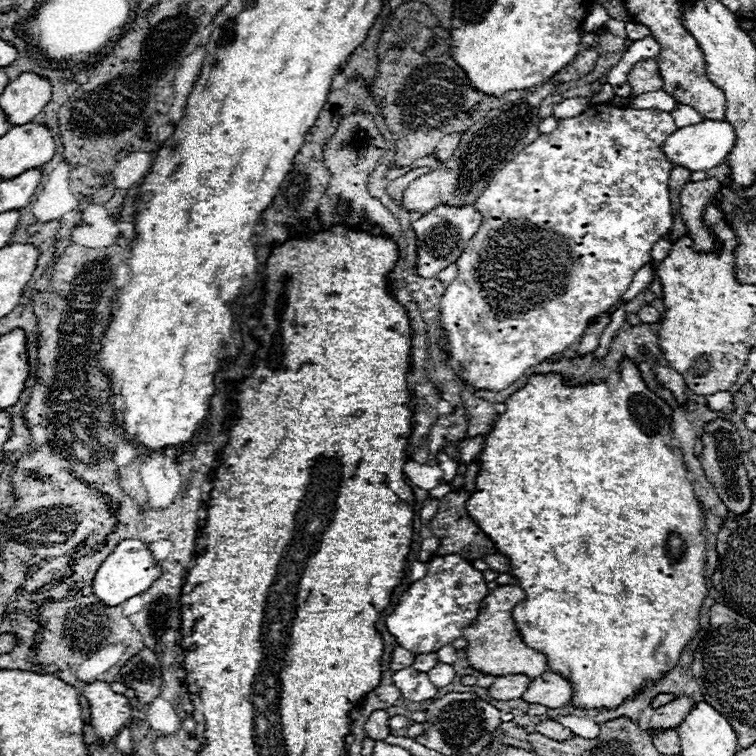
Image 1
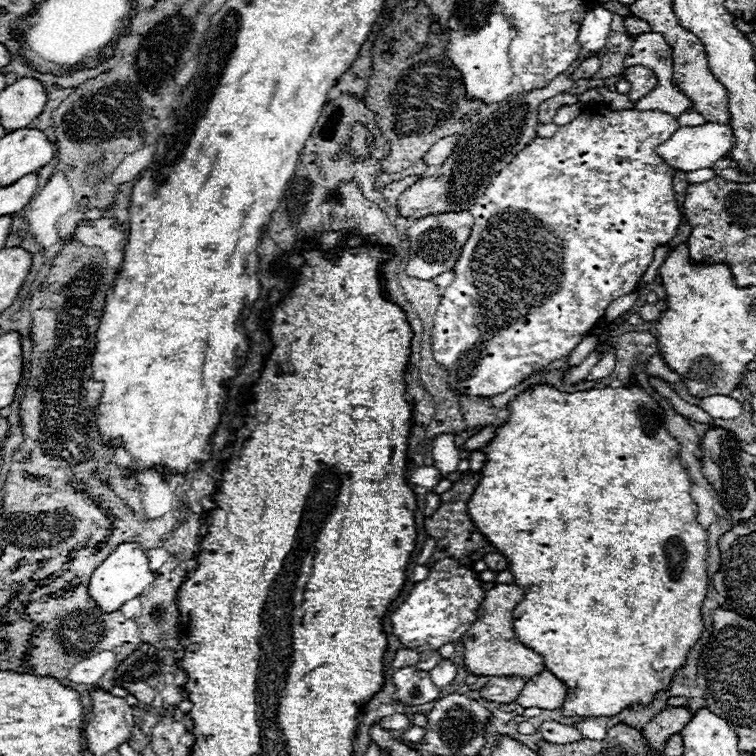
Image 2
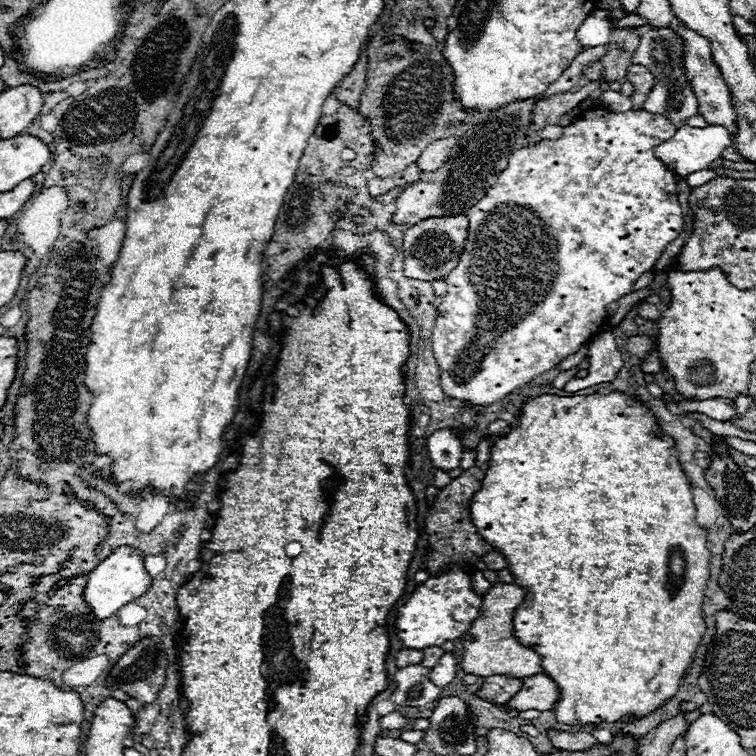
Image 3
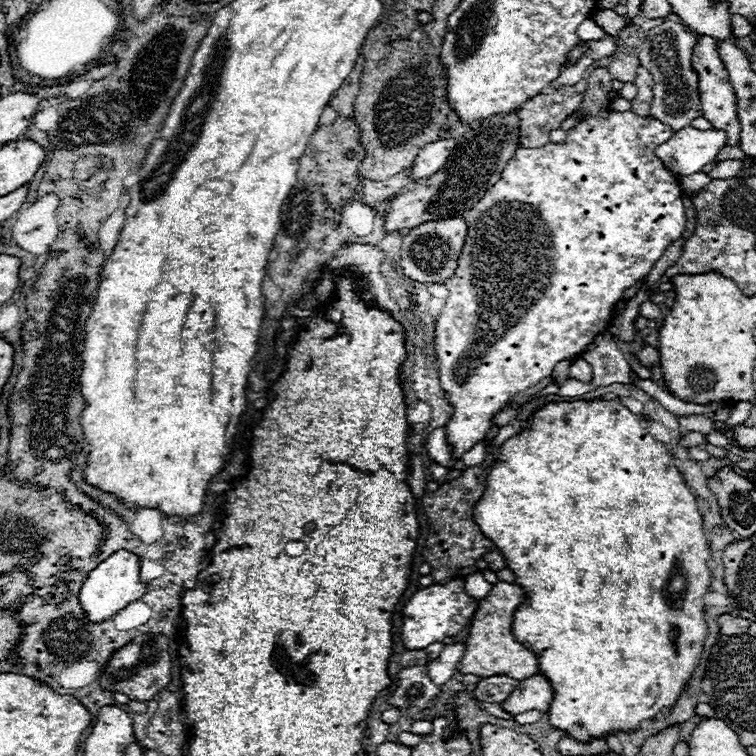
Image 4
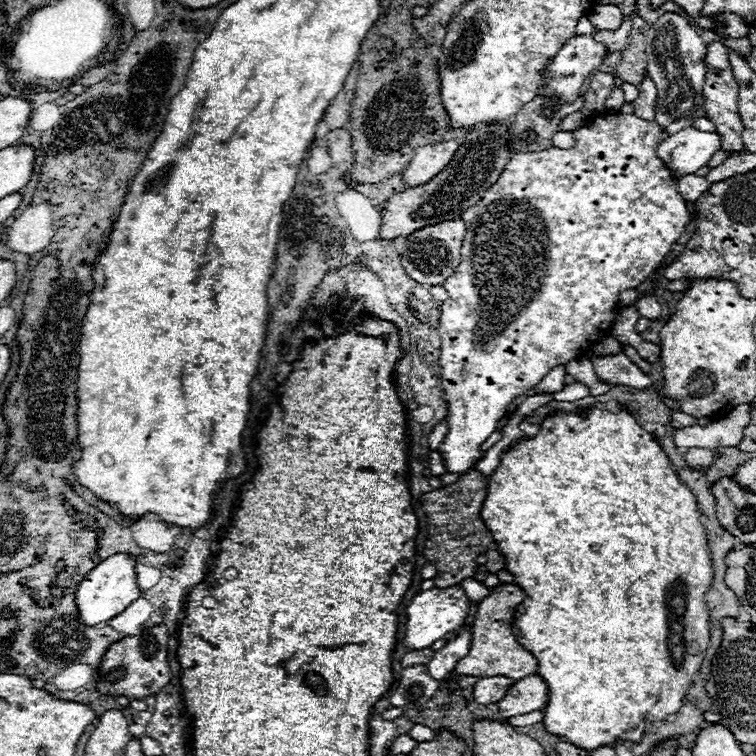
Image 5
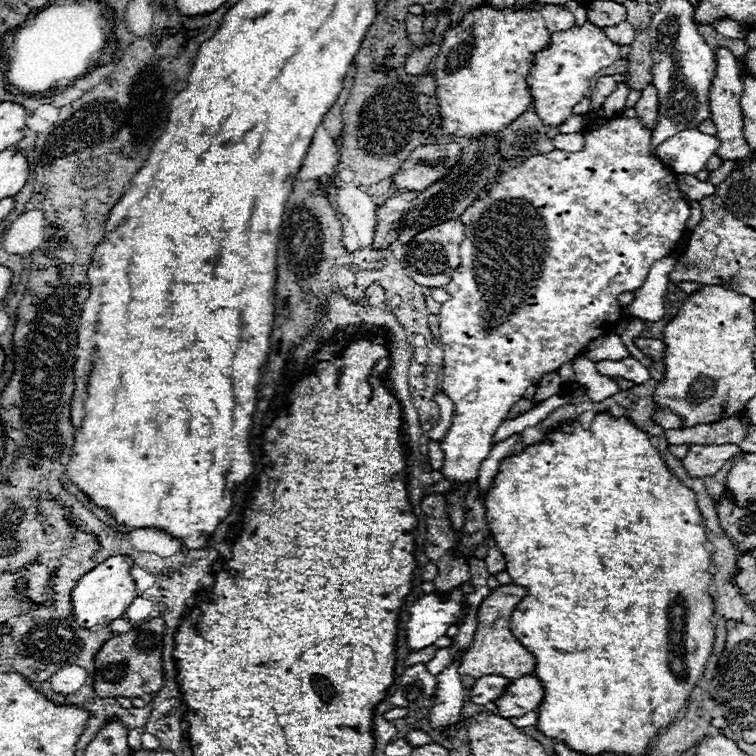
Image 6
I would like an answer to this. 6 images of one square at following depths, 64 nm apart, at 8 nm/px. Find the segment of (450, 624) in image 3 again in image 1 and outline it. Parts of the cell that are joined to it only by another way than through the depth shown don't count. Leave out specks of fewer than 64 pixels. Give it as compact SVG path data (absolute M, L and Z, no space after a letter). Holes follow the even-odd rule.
M434 556L430 562L426 562L426 566L428 574L402 594L396 610L386 618L388 632L402 648L414 654L436 652L444 644L452 644L454 640L462 638L464 628L474 622L480 602L488 594L482 572L460 556Z

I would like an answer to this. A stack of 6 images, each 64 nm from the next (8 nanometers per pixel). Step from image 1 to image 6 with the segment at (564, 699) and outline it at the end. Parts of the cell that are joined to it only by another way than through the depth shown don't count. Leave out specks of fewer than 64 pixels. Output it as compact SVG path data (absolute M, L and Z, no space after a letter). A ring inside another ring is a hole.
M522 676L512 680L494 704L498 706L498 712L504 718L512 718L536 710L538 704L542 702L542 696L544 696L544 688L540 680L536 676Z

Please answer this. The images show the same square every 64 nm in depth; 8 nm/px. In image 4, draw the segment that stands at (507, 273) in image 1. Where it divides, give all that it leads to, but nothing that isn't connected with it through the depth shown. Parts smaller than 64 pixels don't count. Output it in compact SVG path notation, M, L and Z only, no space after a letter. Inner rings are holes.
M602 110L598 116L584 116L580 124L570 128L568 138L564 144L546 144L544 148L518 148L518 152L510 158L506 164L500 180L488 188L484 198L470 210L462 214L462 218L468 224L466 242L458 260L456 272L444 282L444 286L450 290L450 296L446 298L446 306L442 308L438 322L436 322L436 340L434 348L438 354L438 368L440 368L440 386L446 392L446 398L450 406L454 408L454 414L450 422L446 424L448 430L448 444L452 446L452 454L456 464L462 460L462 456L478 442L482 442L492 428L492 418L496 412L510 400L512 394L522 392L530 388L532 384L538 384L548 374L552 374L556 362L572 360L578 354L586 350L594 342L594 338L606 330L606 326L612 320L614 304L622 298L624 290L646 278L652 270L652 266L660 260L664 250L682 236L684 224L686 224L686 212L680 198L680 186L678 178L668 172L660 158L656 158L654 148L662 144L662 140L668 140L674 132L658 122L656 118L642 118L634 112L612 112Z

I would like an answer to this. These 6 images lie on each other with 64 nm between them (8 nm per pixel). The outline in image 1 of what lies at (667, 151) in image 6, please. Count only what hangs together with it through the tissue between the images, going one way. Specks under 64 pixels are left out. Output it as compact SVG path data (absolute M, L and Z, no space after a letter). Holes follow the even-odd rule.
M704 120L694 126L678 128L672 136L668 136L666 144L662 144L662 152L674 166L682 166L690 172L696 172L696 170L710 170L710 168L722 164L726 160L726 156L730 154L734 142L736 142L736 134L728 122Z

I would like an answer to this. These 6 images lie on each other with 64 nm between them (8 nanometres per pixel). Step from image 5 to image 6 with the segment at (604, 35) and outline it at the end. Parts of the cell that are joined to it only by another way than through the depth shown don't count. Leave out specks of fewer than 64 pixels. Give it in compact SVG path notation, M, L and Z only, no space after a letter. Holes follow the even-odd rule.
M620 22L618 26L612 26L612 28L606 28L606 34L616 40L616 44L630 44L634 40L634 28L630 22Z

